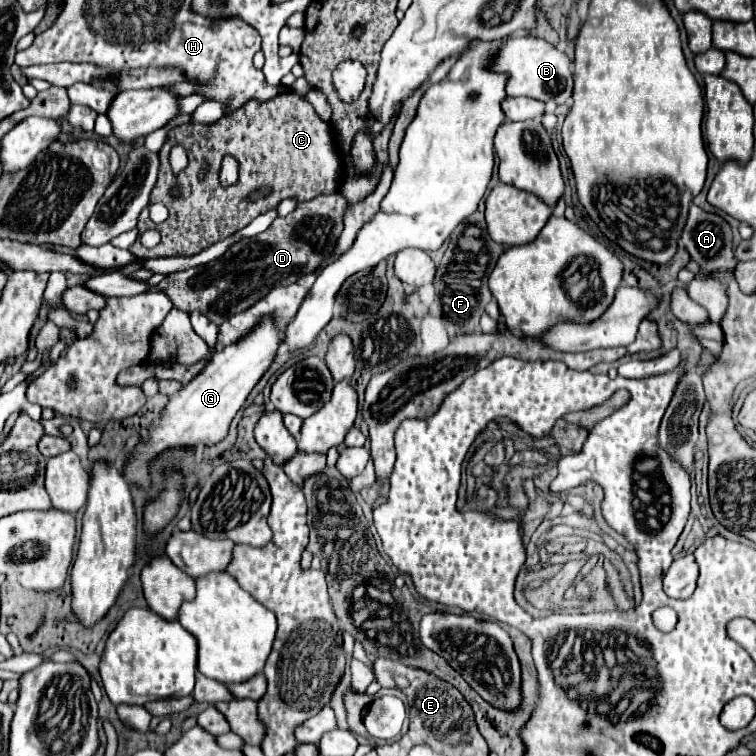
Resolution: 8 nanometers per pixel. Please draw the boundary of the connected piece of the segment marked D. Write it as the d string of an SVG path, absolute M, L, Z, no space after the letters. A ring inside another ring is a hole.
M340 193L320 195L308 203L300 203L284 219L278 217L268 227L268 231L250 239L242 239L212 263L170 273L156 285L156 289L164 291L176 309L186 313L200 311L216 325L222 325L234 313L254 305L270 289L290 285L298 277L316 271L320 263L328 259L338 235L342 233L344 207L346 199Z

